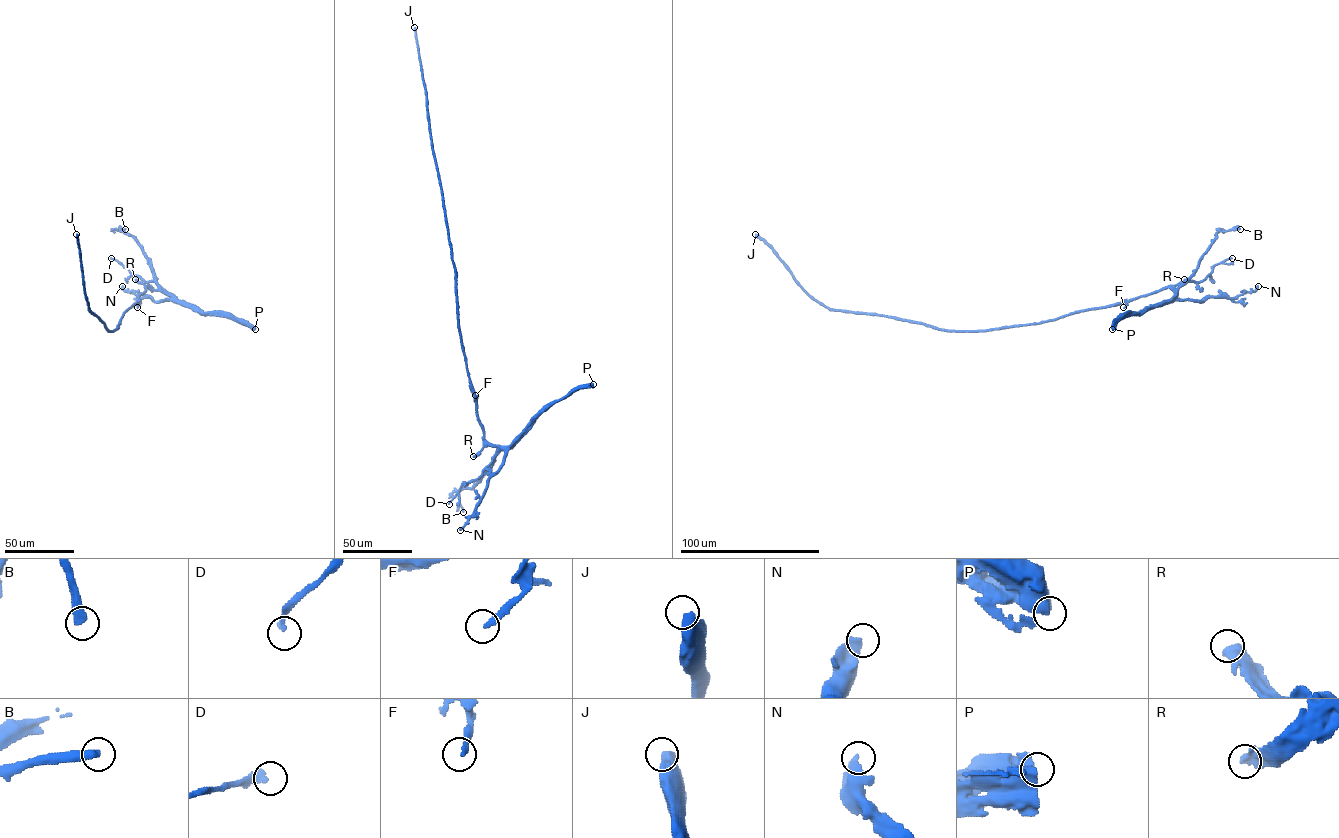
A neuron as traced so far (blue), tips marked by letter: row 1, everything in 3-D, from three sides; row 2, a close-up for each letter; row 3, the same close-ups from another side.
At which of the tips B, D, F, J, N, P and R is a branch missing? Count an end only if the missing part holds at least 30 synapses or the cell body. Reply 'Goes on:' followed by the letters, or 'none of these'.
Goes on: J

